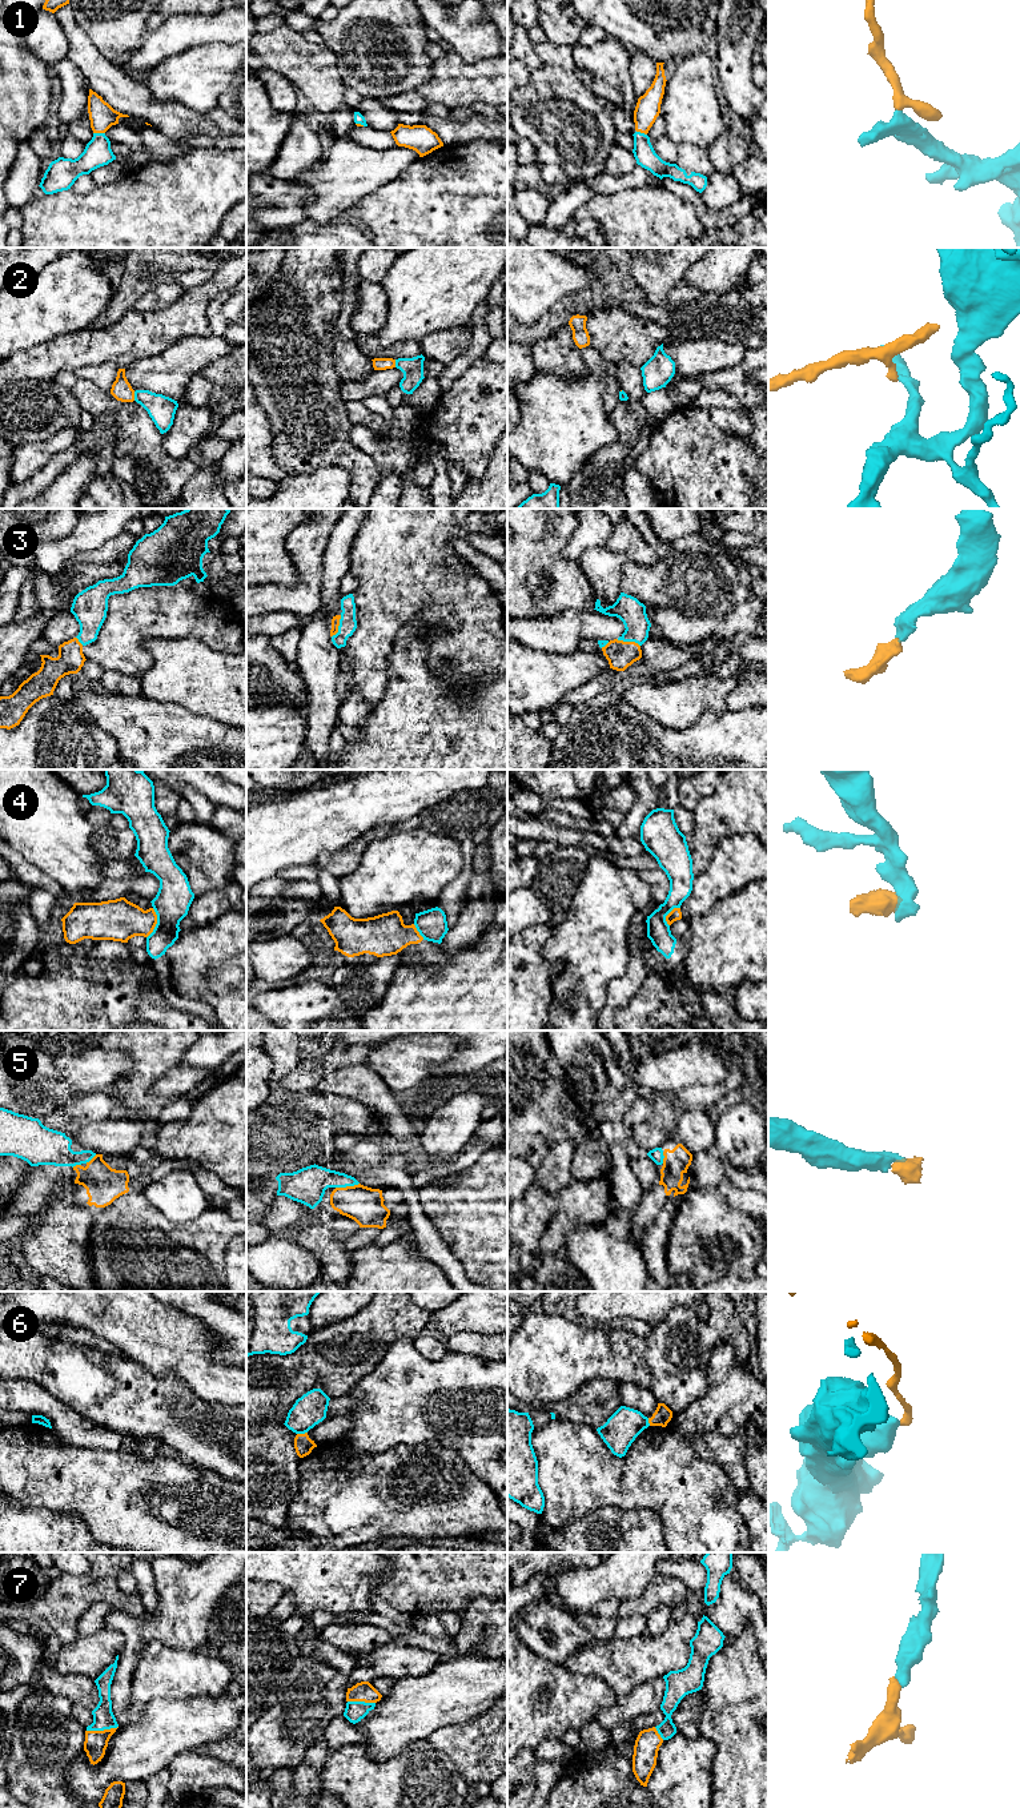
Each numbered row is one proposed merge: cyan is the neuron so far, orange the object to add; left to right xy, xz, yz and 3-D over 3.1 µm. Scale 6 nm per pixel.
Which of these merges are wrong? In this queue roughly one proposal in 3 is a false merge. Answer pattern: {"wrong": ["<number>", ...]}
{"wrong": ["2", "4", "6"]}

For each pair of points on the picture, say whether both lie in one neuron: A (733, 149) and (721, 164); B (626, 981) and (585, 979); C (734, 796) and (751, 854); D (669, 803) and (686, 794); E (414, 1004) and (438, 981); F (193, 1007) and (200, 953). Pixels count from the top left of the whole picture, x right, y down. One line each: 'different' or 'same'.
A: same
B: different
C: different
D: different
E: same
F: different

